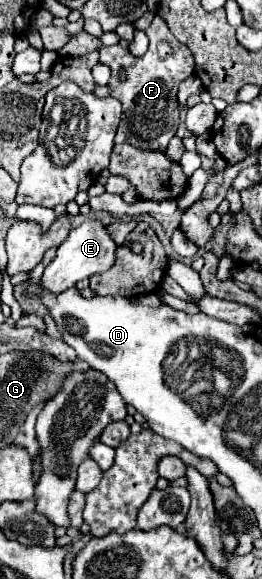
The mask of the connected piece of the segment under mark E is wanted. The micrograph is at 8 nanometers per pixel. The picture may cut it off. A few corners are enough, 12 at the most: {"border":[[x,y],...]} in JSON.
{"border":[[88,218],[70,230],[42,276],[64,292],[106,272],[118,244],[108,226]]}

